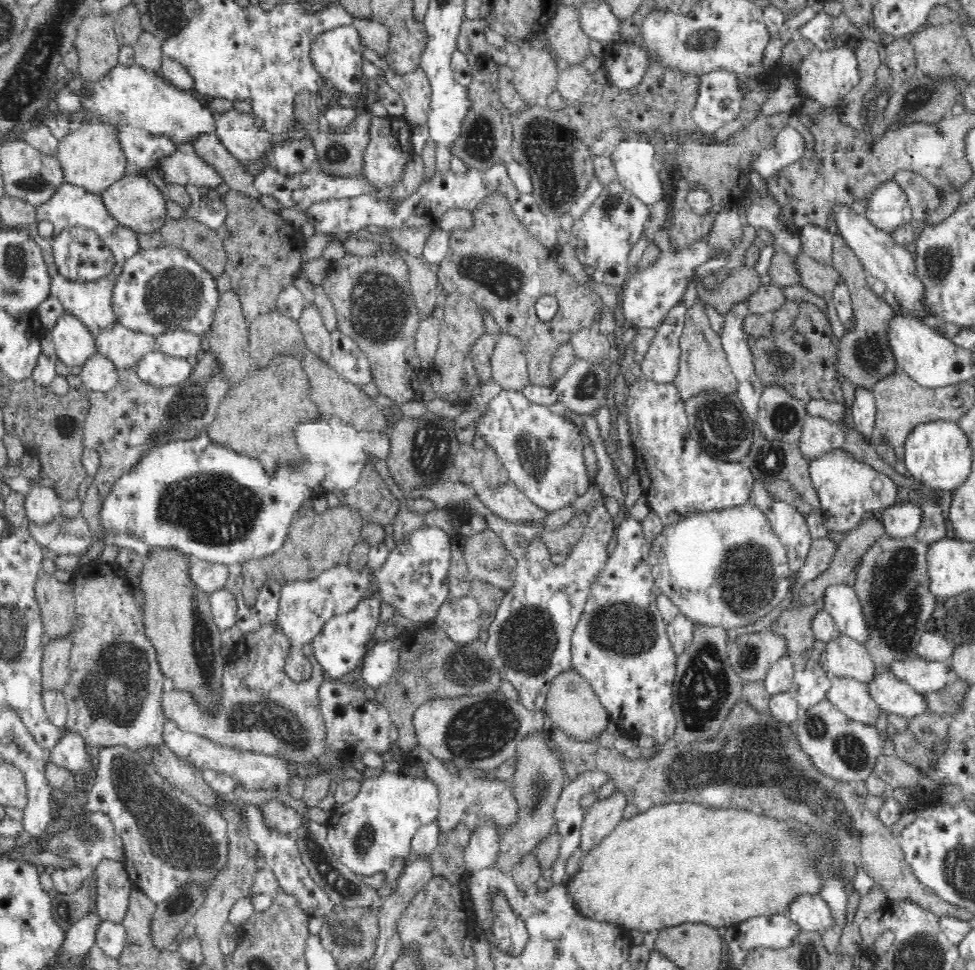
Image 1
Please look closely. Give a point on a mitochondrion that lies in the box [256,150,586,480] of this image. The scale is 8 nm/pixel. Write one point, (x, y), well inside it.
(377, 308)

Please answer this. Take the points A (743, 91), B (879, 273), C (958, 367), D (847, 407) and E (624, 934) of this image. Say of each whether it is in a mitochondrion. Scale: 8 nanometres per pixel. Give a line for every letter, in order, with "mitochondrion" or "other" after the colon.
A: other
B: other
C: other
D: other
E: other

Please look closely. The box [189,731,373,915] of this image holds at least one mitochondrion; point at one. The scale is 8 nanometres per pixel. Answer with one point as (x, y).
(342, 885)

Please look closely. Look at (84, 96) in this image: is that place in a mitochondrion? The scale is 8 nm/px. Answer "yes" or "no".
yes

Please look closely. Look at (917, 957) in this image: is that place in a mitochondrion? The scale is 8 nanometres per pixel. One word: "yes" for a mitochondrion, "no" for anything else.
yes

